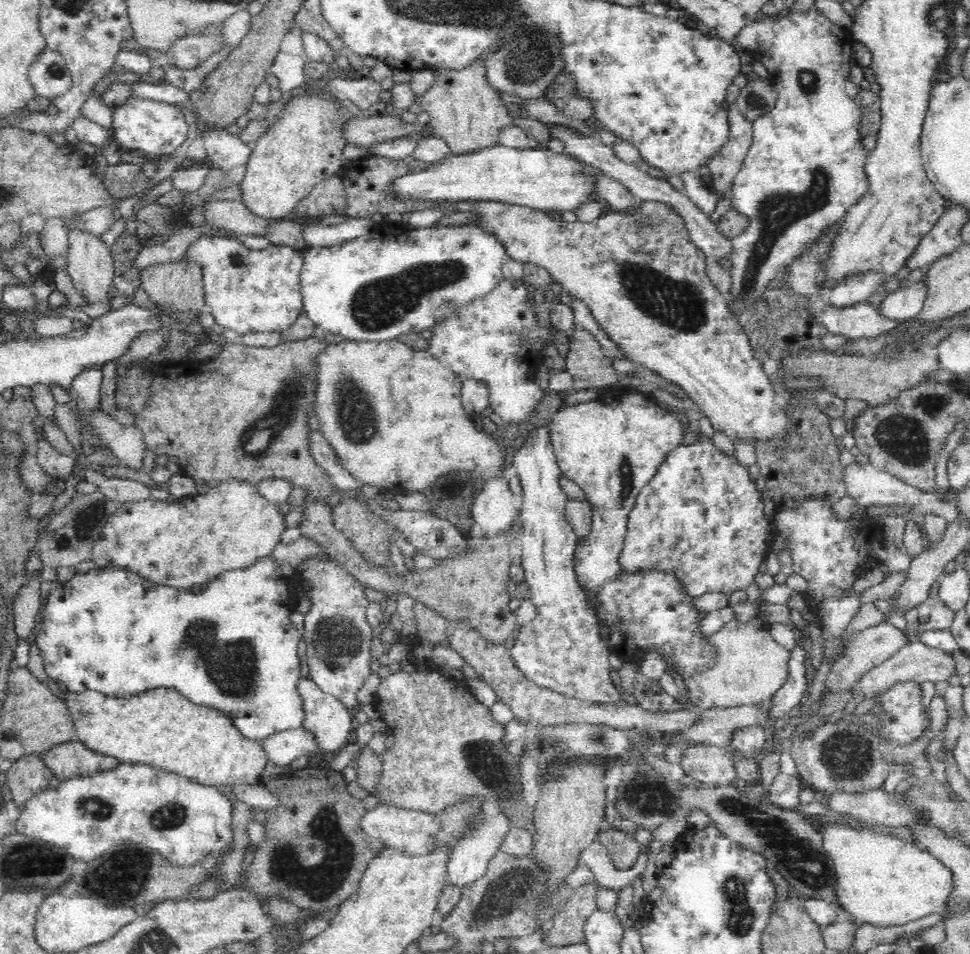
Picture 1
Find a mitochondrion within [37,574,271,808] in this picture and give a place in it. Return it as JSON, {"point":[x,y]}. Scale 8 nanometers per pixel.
{"point":[232,677]}

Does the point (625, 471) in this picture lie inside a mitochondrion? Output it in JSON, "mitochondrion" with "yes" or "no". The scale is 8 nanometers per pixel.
{"mitochondrion":"yes"}

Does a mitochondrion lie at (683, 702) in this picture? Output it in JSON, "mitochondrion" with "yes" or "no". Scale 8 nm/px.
{"mitochondrion":"no"}

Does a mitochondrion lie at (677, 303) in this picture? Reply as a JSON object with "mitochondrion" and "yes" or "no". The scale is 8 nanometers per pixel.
{"mitochondrion":"yes"}

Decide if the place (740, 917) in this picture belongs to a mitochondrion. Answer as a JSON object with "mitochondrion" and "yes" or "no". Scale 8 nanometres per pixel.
{"mitochondrion":"yes"}

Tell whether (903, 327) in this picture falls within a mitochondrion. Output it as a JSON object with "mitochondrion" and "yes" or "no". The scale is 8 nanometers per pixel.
{"mitochondrion":"no"}

